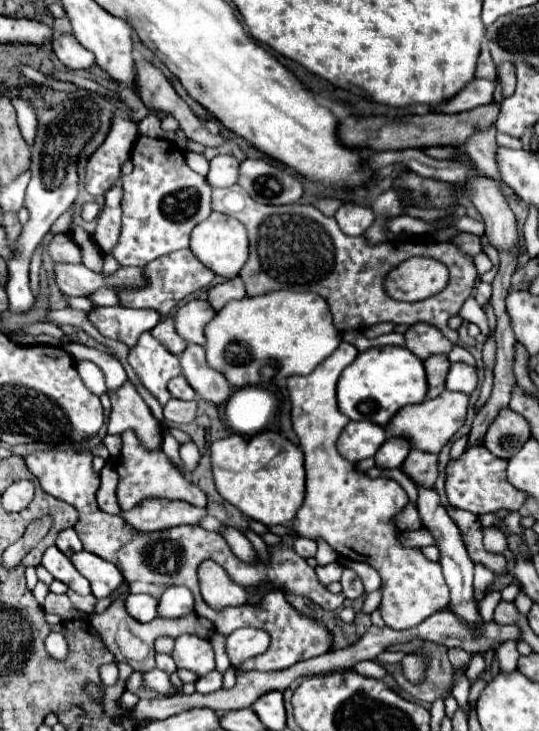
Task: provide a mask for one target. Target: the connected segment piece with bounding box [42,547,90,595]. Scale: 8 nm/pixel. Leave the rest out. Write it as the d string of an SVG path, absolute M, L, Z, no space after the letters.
M58 547L46 549L46 553L42 557L42 565L54 575L54 579L66 583L72 591L76 591L80 595L90 595L90 583L86 581L86 577L82 577L78 573L78 569L72 565L72 561L62 551L58 551Z

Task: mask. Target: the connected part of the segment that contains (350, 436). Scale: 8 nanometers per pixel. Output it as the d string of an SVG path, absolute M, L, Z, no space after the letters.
M350 421L338 439L338 451L346 459L358 463L362 459L374 457L386 437L388 433L382 425L376 425L372 421Z

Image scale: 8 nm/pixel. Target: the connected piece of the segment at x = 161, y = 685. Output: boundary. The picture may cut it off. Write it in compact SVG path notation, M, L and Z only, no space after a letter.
M154 667L152 671L142 671L142 681L146 689L154 689L160 695L174 695L178 693L174 689L174 685L170 683L170 675L158 667Z

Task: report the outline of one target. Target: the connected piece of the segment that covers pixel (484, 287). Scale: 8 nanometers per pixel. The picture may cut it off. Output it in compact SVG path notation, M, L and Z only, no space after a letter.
M478 283L478 287L476 287L476 301L478 301L478 305L482 305L482 309L488 305L490 295L492 295L492 285L490 283Z

